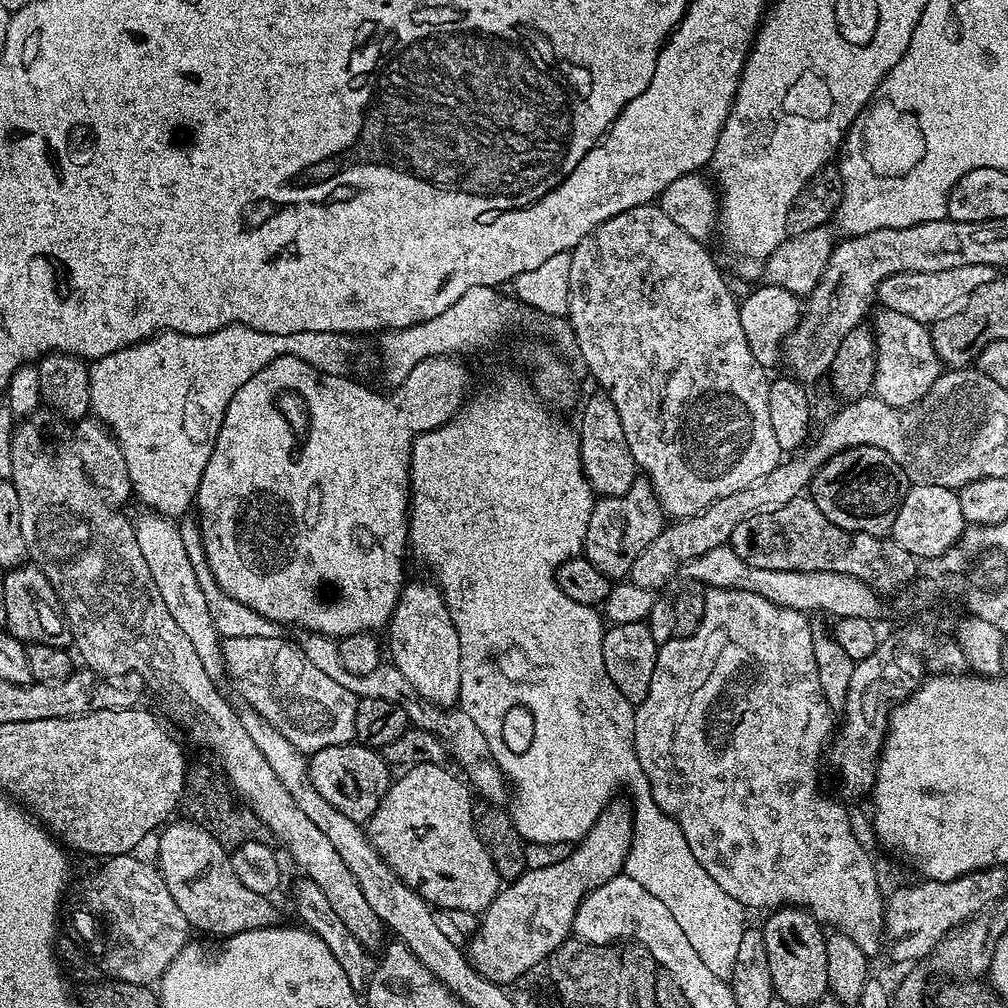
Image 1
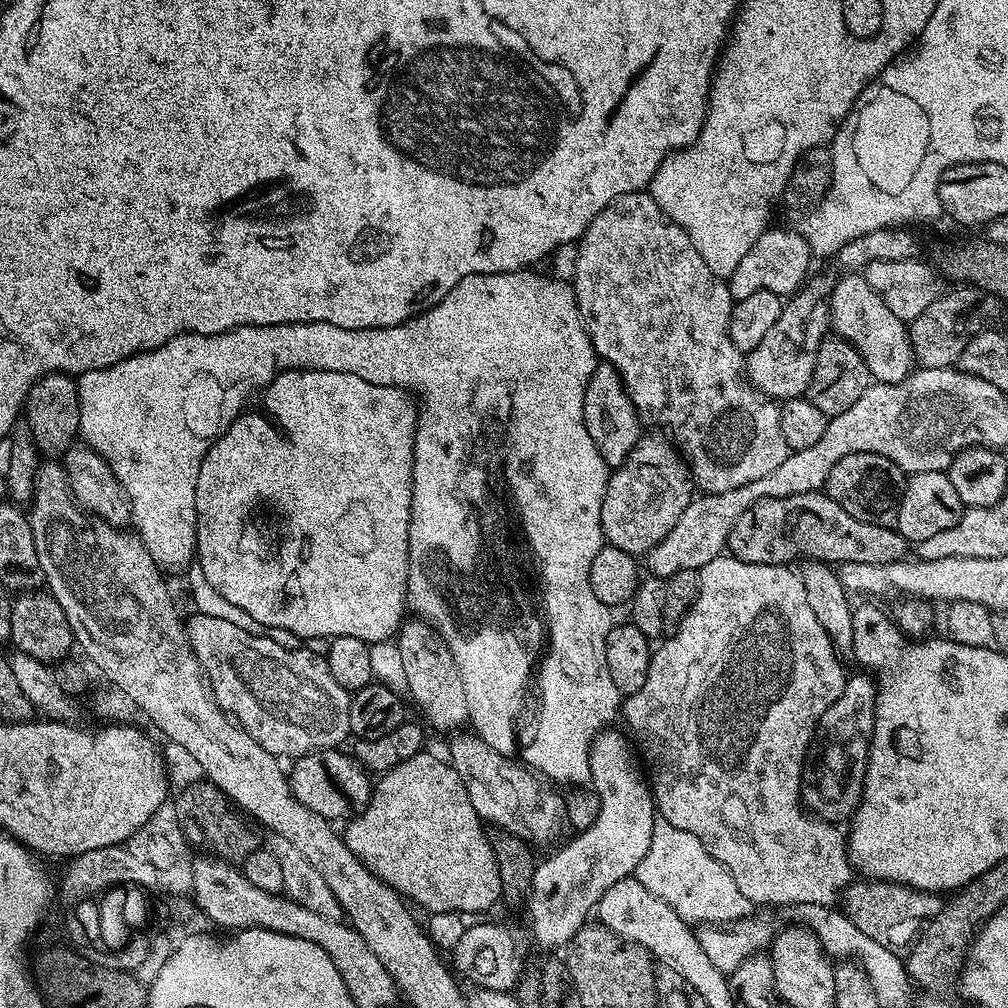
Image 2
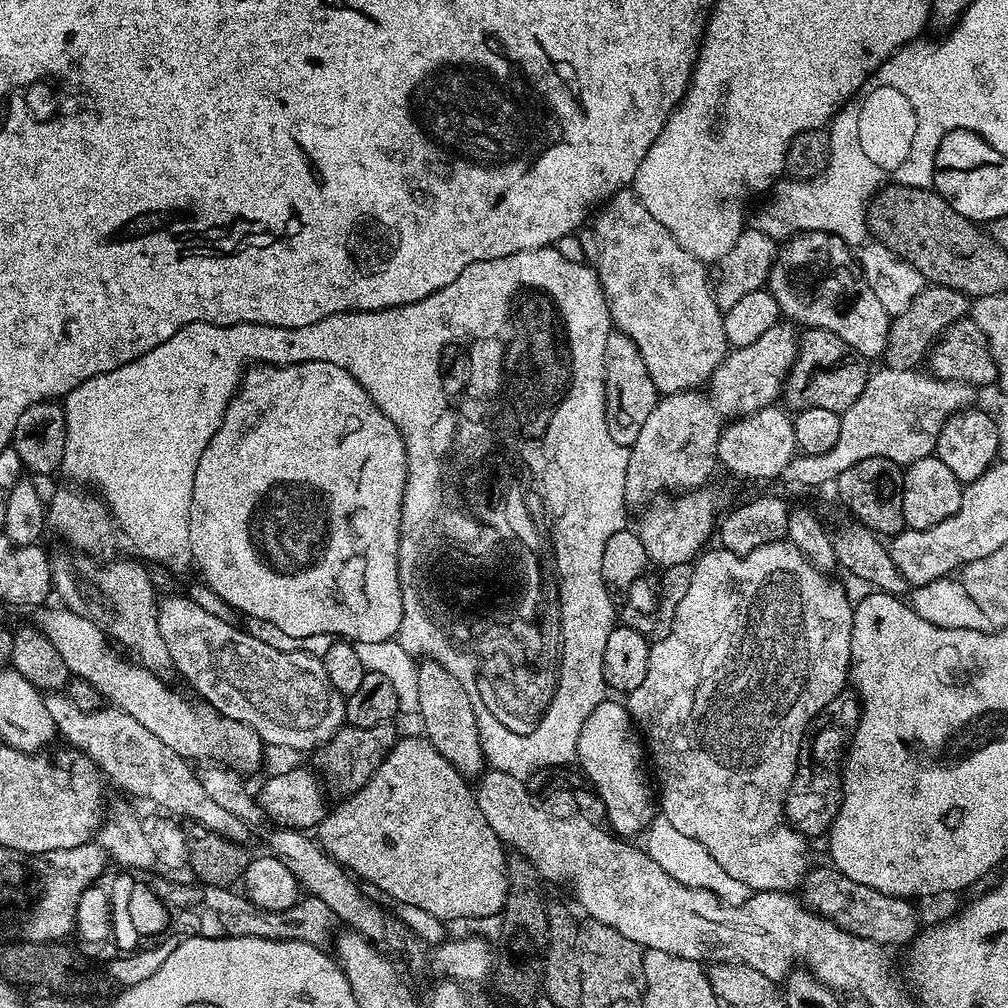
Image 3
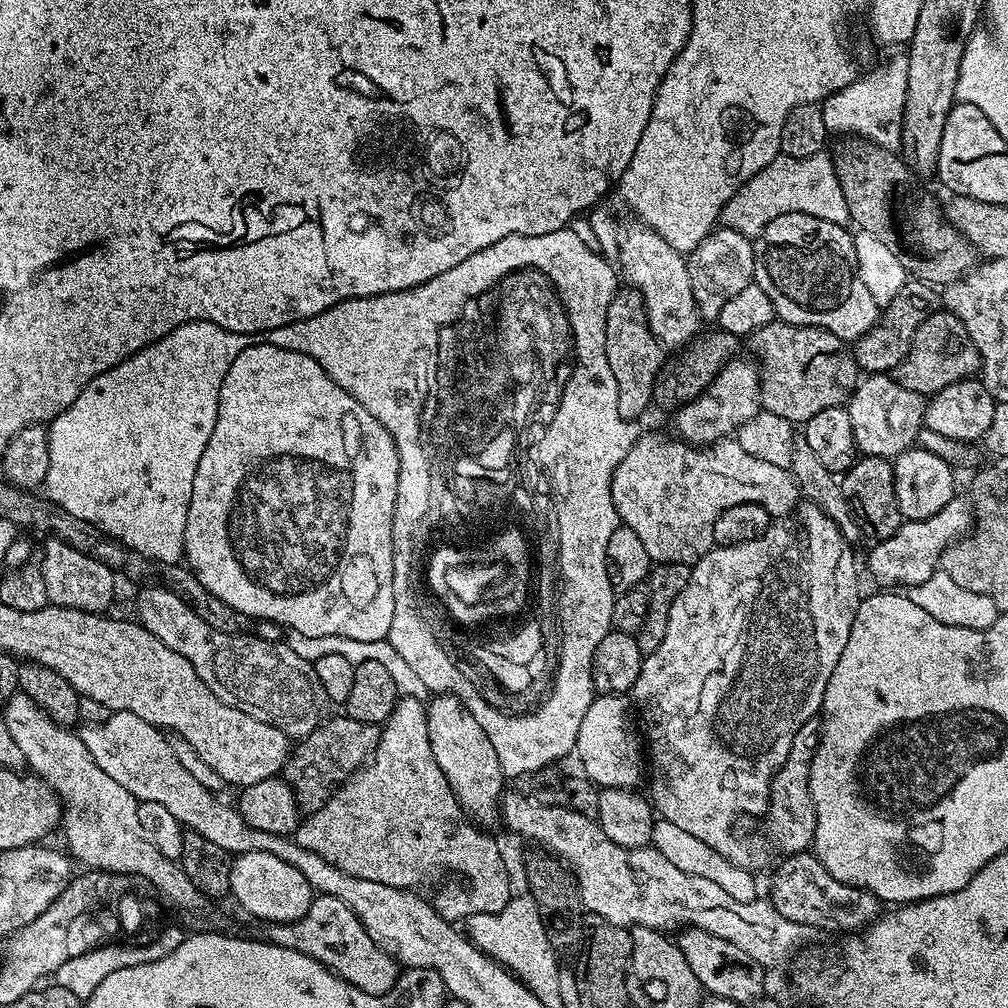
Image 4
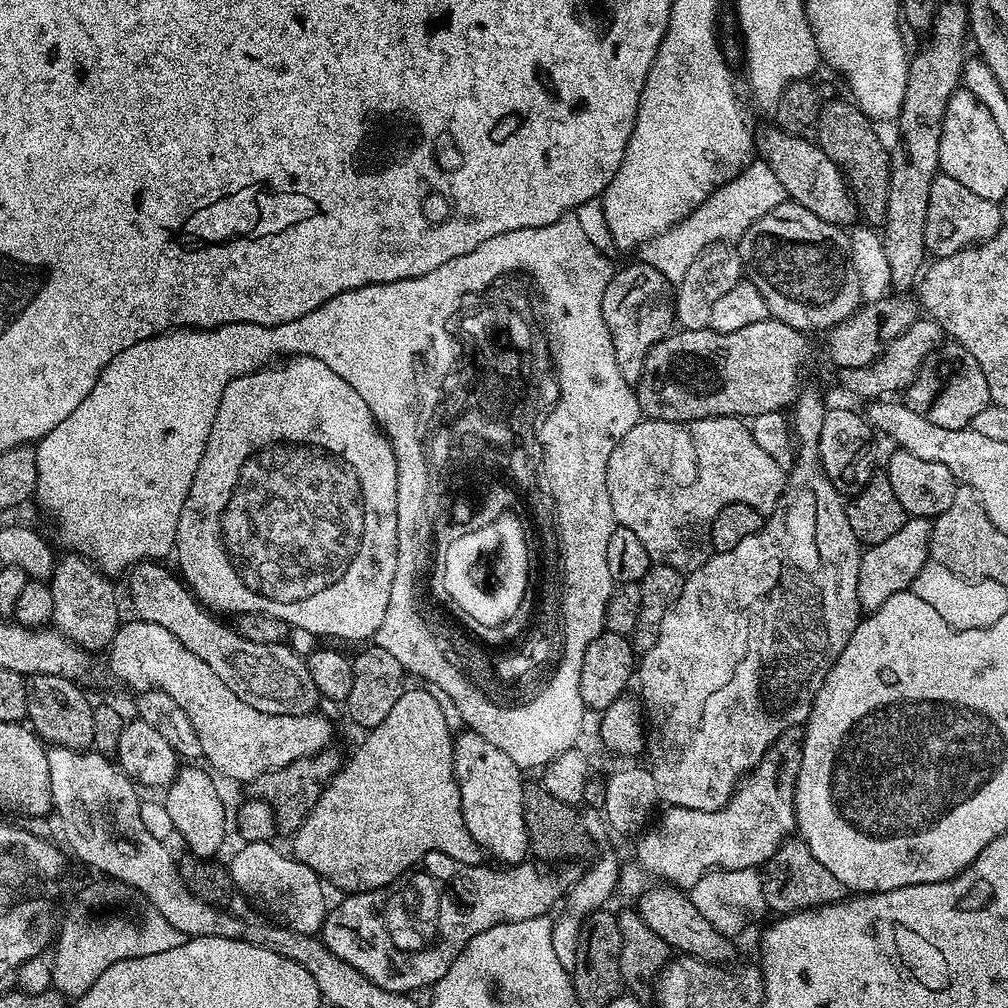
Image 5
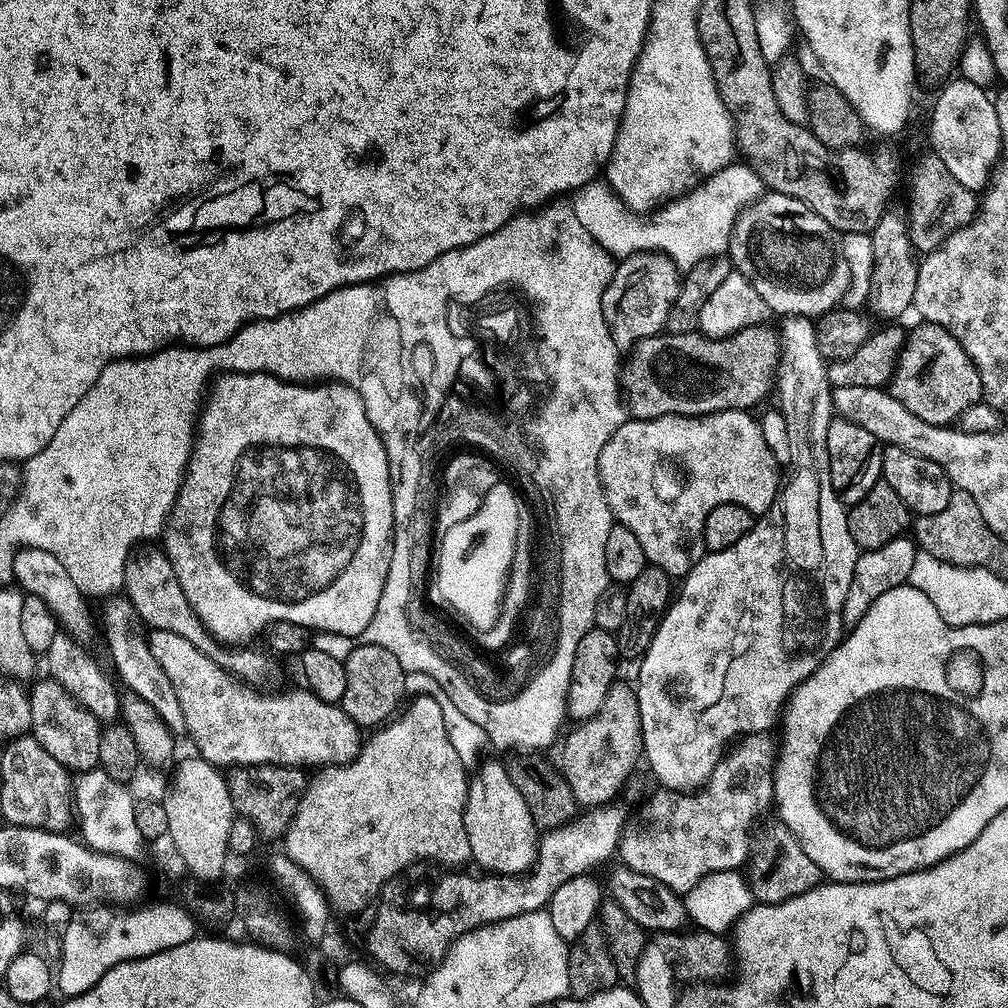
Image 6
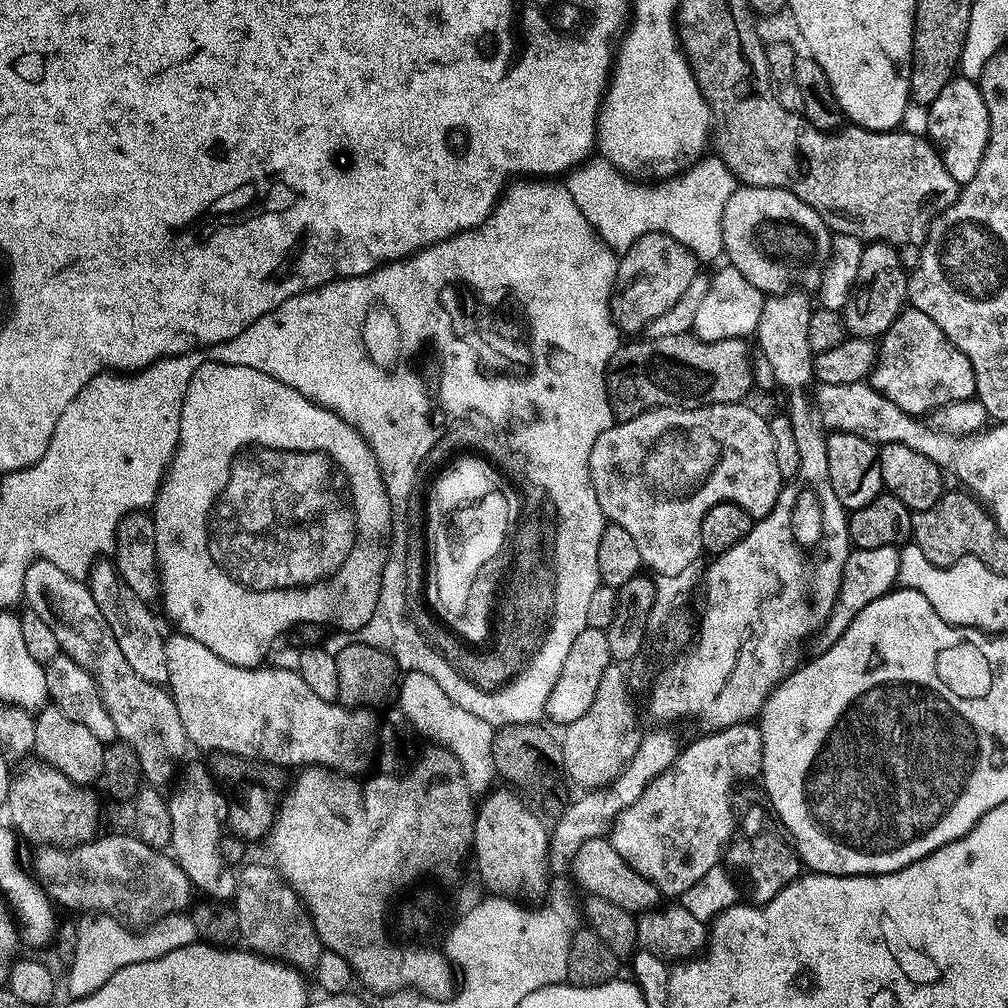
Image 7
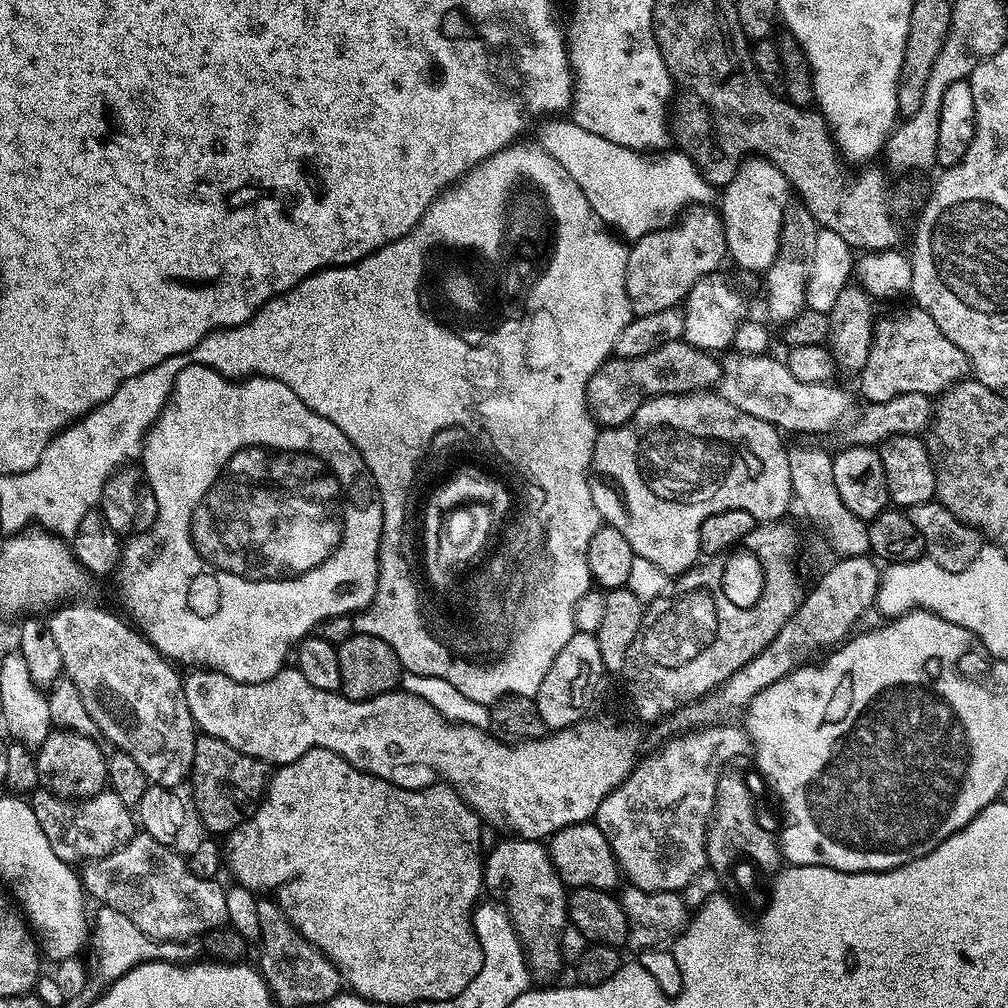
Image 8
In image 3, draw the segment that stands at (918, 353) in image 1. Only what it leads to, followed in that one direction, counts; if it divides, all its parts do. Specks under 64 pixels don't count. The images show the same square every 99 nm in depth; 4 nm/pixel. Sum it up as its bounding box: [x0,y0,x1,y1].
[766,232,890,358]

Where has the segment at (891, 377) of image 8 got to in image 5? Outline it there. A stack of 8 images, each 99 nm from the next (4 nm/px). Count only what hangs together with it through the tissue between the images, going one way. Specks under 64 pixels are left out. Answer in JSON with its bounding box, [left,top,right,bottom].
[902,342,992,428]

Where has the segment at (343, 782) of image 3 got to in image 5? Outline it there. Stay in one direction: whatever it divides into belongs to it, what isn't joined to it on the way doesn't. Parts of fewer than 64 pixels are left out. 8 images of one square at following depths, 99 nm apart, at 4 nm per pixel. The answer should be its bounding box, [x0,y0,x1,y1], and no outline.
[247,746,341,834]

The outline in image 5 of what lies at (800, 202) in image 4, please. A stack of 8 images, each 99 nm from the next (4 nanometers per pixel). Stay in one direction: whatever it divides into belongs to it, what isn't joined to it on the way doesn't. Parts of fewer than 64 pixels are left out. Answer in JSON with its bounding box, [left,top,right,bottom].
[646,159,785,285]

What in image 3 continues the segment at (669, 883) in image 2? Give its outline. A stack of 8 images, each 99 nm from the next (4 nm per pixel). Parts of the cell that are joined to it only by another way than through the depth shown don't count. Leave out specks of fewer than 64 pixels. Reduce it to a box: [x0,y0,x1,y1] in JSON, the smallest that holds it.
[646,814,750,904]

